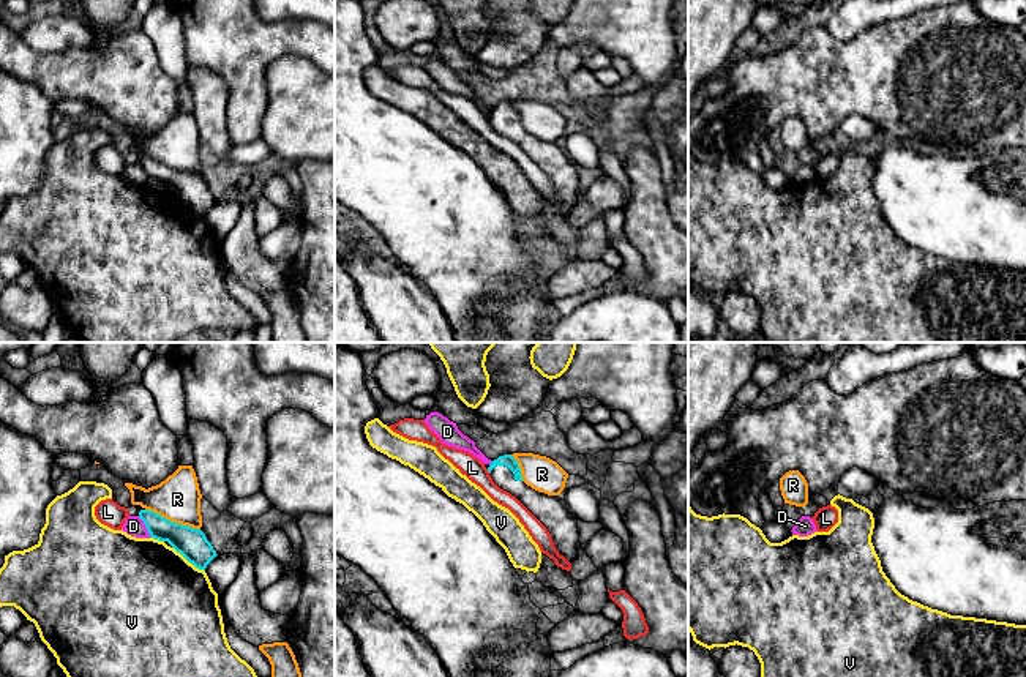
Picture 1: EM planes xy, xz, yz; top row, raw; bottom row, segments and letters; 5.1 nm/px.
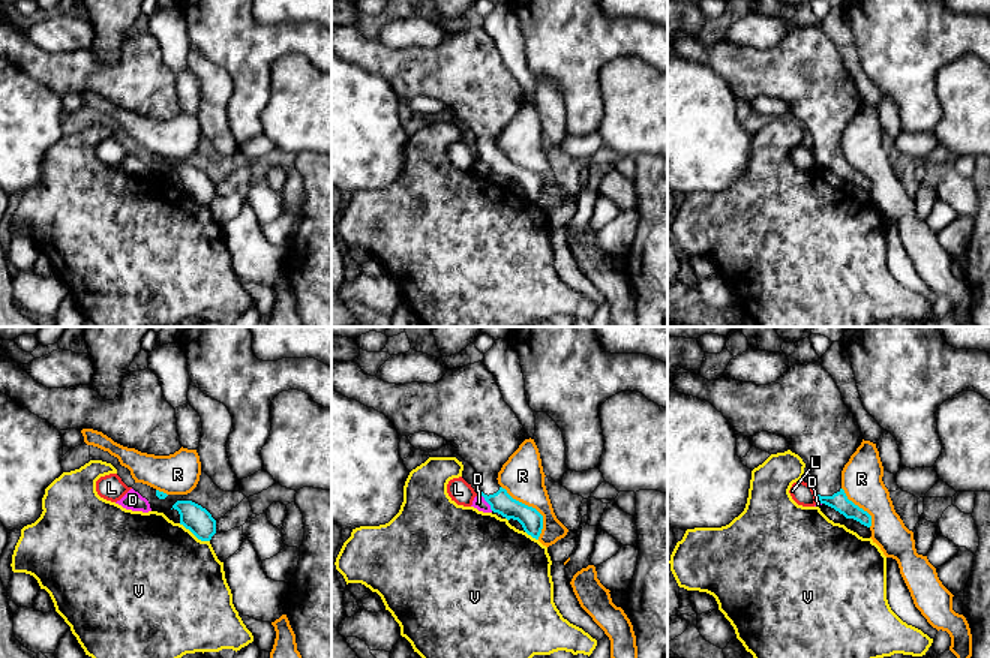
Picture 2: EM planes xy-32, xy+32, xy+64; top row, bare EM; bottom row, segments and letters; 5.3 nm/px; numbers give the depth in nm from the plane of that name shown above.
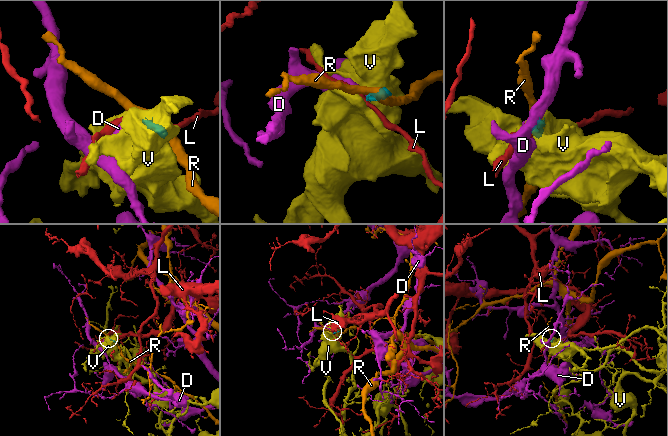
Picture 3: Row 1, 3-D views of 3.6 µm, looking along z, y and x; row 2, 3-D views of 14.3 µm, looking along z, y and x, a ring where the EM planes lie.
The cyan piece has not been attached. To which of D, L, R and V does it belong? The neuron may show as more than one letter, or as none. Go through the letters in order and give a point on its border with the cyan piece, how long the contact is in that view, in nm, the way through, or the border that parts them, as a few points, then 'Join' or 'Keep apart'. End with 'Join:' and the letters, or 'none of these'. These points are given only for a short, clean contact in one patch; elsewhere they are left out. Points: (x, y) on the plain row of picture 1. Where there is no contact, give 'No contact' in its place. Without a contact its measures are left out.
D: Touches cyan at xy (146, 172). Shared border 130 nm. Boundary: xy (138, 163), (150, 183). Keep apart
L: Touches cyan at xz (488, 117). Shared border 30 nm. Boundary: xz (486, 115), (490, 119). Keep apart
R: Touches cyan at xy (171, 168). Shared border 300 nm. Boundary: xy (146, 155), (199, 177). Keep apart
V: Touches cyan at xy (188, 207). Shared border 220 nm. Boundary: xy (172, 193), (204, 218). Keep apart
Join: none of these

